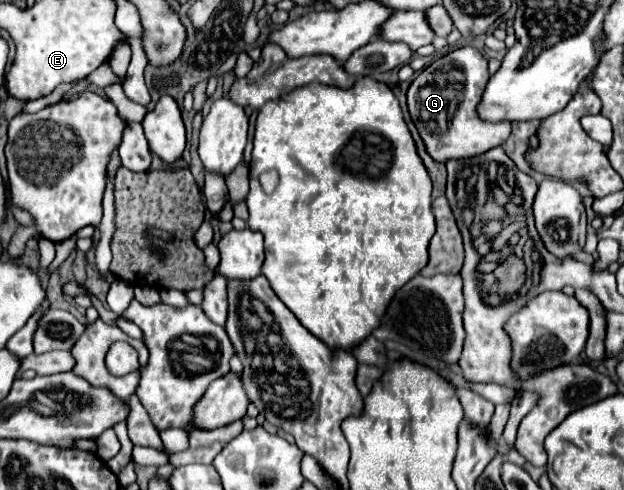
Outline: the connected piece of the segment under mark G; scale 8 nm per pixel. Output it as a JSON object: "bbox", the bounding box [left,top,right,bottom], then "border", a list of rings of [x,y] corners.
{"bbox":[408,47,510,161],"border":[[[460,47],[428,65],[408,89],[408,111],[428,153],[436,161],[464,159],[502,145],[510,135],[510,123],[486,123],[476,115],[476,105],[490,79],[488,59],[474,47]]]}

